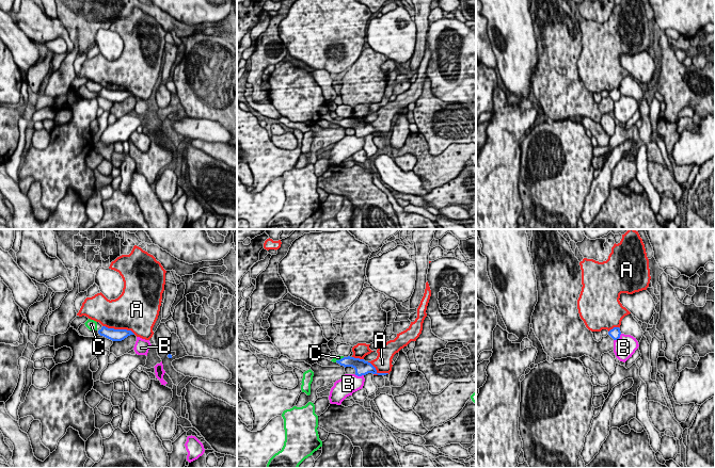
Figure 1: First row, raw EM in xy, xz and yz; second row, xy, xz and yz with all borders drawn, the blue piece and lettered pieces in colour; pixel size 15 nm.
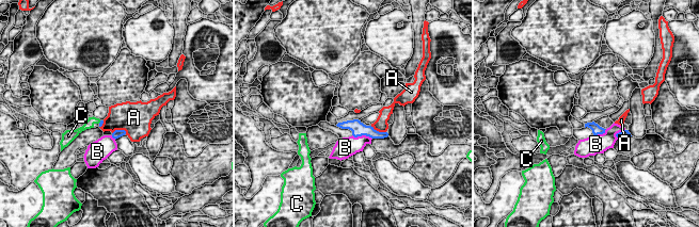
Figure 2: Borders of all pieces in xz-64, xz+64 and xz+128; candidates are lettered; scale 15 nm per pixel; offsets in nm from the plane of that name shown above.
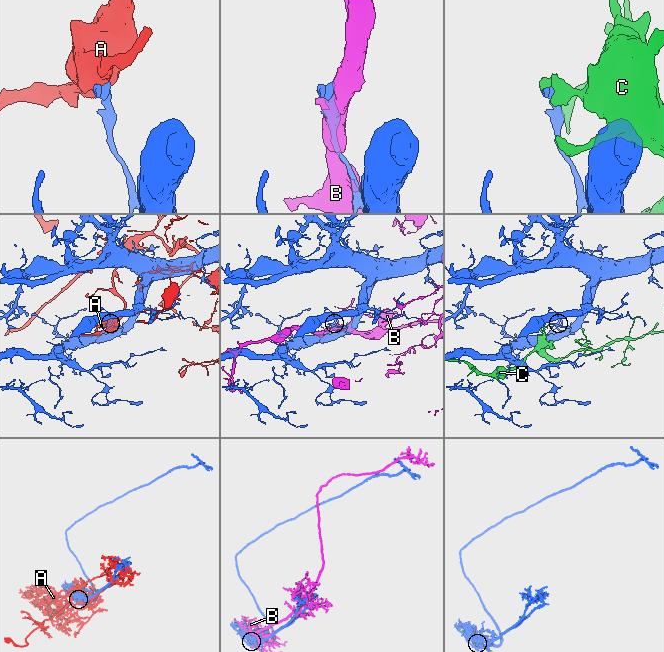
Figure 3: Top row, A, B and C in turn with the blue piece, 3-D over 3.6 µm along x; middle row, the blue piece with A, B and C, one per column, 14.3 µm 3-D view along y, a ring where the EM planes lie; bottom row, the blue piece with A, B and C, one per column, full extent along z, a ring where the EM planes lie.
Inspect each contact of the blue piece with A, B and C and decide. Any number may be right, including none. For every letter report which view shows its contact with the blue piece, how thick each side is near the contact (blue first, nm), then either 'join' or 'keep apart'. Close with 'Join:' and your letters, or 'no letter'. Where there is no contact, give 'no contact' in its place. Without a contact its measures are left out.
A: contact in xy; calibres 190 and 480 nm; keep apart
B: contact in yz; calibres 160 and 320 nm; keep apart
C: contact in xz; calibres 160 and 70 nm; keep apart
Join: no letter

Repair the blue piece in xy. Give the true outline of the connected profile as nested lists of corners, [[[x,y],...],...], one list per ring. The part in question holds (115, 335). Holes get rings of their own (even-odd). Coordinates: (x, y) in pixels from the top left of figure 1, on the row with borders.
[[[102,326],[98,334],[100,336],[104,336],[112,341],[122,341],[125,338],[127,338],[130,335],[134,335],[131,330],[127,329],[114,329],[114,328],[108,328],[106,326]]]

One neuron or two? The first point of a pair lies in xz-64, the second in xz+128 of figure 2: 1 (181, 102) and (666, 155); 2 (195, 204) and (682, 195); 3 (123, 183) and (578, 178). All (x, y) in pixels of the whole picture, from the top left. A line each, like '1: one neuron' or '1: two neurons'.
1: two neurons
2: one neuron
3: one neuron

